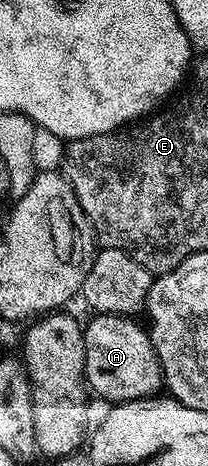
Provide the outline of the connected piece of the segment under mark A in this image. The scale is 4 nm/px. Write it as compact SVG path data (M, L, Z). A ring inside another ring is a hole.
M94 313L92 317L83 326L85 382L88 389L106 398L109 404L154 397L162 389L163 379L157 353L149 339L149 330L124 314Z

